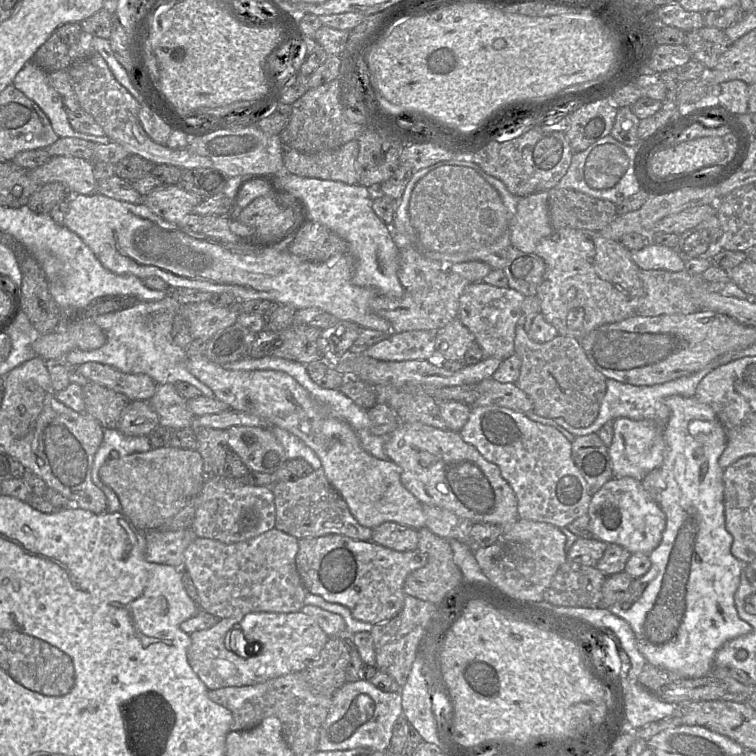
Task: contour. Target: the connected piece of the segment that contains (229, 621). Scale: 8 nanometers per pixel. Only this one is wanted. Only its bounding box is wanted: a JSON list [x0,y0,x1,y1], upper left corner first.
[188,612,329,690]

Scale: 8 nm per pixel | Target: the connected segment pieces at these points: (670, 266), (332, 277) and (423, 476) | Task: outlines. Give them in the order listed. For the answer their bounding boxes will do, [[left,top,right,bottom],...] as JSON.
[[631,242,685,272],[64,193,393,334],[384,423,518,529]]

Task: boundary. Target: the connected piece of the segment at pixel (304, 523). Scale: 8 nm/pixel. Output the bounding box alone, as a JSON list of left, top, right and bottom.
[272,467,372,541]

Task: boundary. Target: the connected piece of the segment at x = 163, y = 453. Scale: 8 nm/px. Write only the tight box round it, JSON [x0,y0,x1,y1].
[99,446,206,532]

